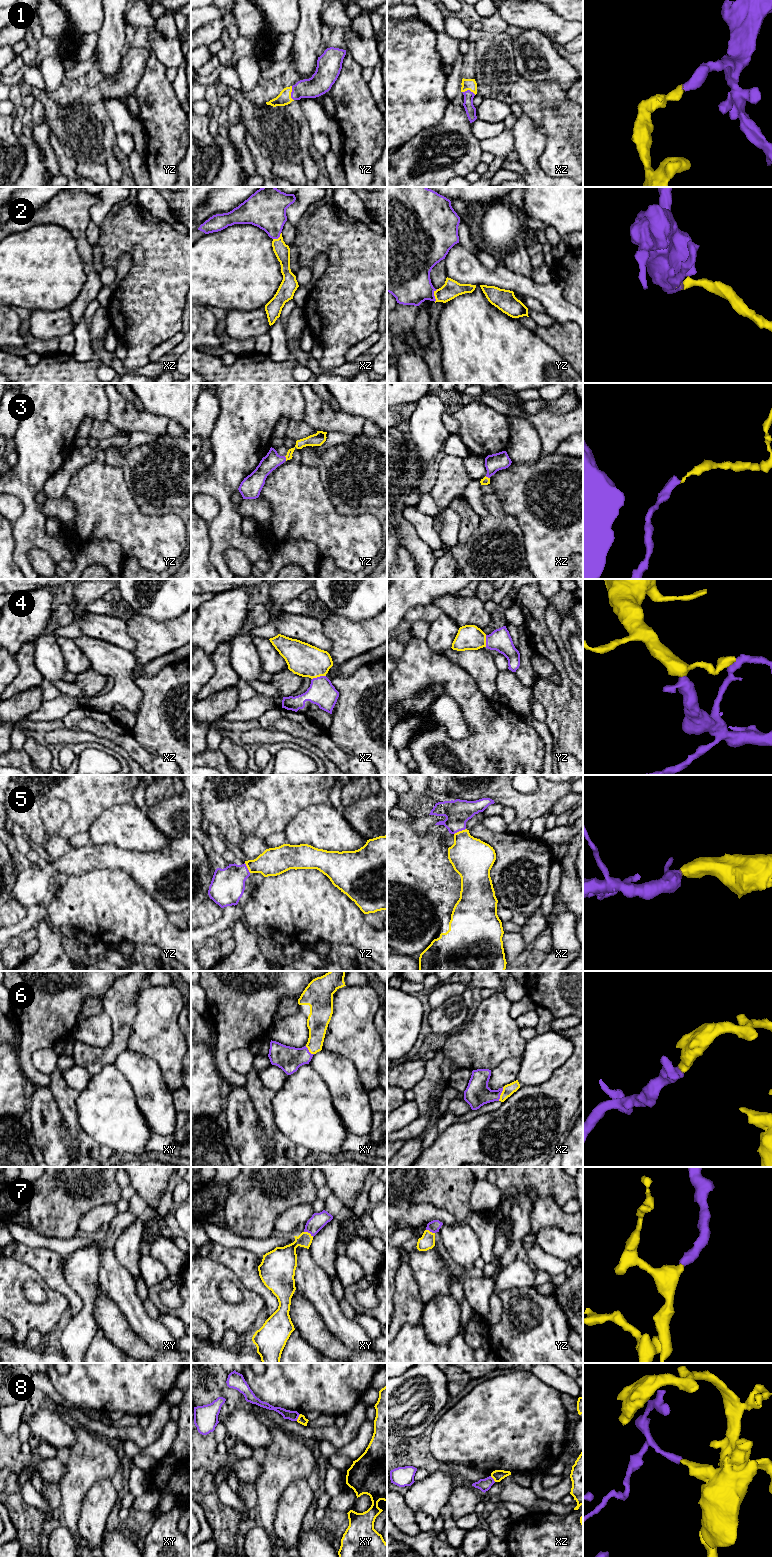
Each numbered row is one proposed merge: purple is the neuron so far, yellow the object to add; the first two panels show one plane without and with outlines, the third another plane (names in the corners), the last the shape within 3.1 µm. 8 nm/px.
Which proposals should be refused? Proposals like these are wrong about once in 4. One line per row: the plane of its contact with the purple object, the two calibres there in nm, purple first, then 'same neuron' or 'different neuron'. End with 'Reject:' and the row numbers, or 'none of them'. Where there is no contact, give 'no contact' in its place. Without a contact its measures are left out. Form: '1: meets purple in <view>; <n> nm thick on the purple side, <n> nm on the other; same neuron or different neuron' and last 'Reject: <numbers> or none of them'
1: meets purple in yz; 170 nm thick on the purple side, 110 nm on the other; same neuron
2: meets purple in yz; 360 nm thick on the purple side, 140 nm on the other; same neuron
3: meets purple in yz; 140 nm thick on the purple side, 80 nm on the other; same neuron
4: meets purple in xz; 220 nm thick on the purple side, 260 nm on the other; same neuron
5: meets purple in xz; 200 nm thick on the purple side, 320 nm on the other; same neuron
6: meets purple in xz; 200 nm thick on the purple side, 90 nm on the other; same neuron
7: meets purple in xy; 130 nm thick on the purple side, 140 nm on the other; same neuron
8: meets purple in xy; 80 nm thick on the purple side, 70 nm on the other; different neuron
Reject: 8

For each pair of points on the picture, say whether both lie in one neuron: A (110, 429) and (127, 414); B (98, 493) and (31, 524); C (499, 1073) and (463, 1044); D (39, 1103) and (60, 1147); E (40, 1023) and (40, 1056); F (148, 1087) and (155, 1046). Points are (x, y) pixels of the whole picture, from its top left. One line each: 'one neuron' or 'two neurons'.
A: two neurons
B: two neurons
C: two neurons
D: one neuron
E: two neurons
F: two neurons

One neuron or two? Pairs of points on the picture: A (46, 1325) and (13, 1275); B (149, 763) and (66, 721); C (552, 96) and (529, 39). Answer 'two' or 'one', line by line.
A: one
B: one
C: two

